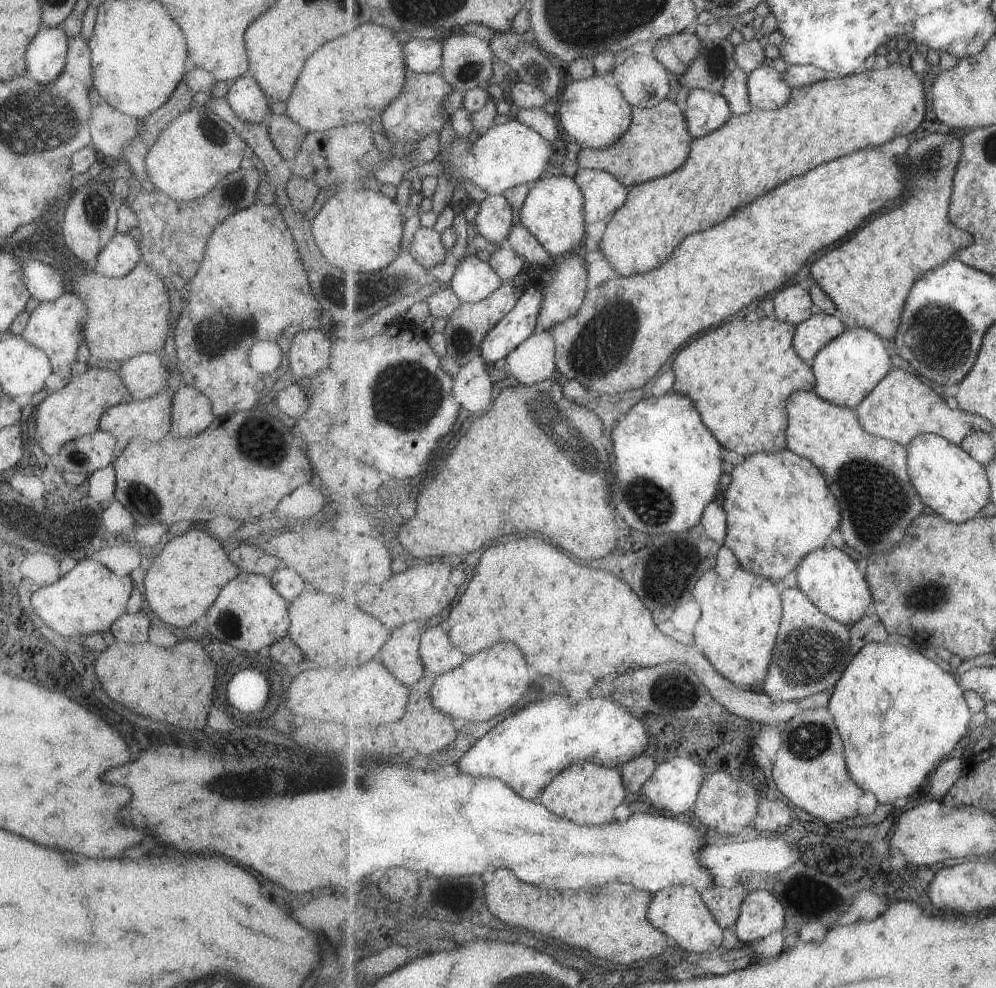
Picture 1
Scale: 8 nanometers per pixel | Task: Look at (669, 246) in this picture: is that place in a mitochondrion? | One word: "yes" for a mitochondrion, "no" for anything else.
no

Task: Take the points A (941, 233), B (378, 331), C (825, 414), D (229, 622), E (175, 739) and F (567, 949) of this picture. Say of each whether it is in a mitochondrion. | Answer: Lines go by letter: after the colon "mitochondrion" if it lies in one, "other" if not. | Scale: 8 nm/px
A: other
B: other
C: other
D: mitochondrion
E: other
F: other

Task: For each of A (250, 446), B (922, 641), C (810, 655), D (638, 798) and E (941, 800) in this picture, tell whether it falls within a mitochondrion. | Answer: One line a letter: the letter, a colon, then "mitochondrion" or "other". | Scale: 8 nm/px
A: mitochondrion
B: other
C: mitochondrion
D: other
E: other

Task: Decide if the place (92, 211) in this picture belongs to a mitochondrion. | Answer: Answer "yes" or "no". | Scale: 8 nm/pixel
yes

